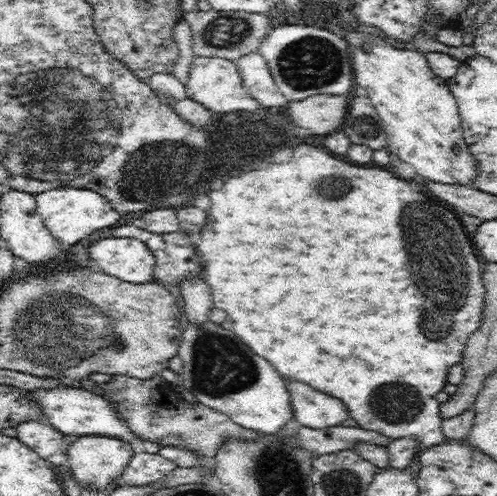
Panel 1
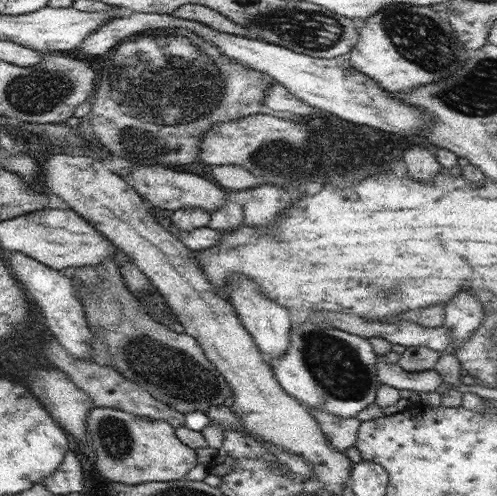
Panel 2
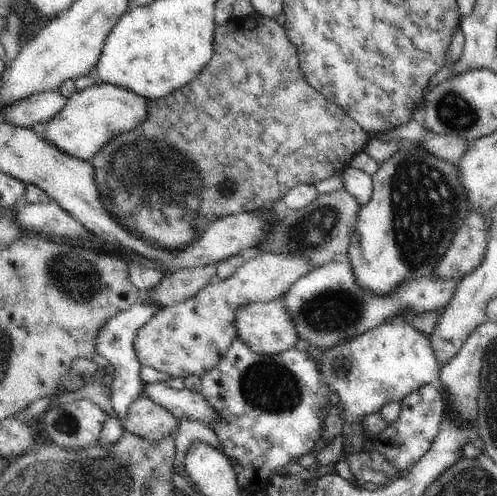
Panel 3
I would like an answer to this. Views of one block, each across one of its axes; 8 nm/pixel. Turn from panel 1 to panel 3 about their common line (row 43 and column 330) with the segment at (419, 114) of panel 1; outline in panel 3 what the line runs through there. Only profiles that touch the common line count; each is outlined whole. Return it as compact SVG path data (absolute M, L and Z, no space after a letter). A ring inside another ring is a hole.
M393 318L373 330L367 330L359 338L349 338L339 342L337 346L325 350L319 374L321 384L331 388L331 394L337 394L341 404L341 420L343 420L343 454L339 458L337 474L345 480L353 480L349 464L345 460L347 454L359 454L363 450L361 444L361 426L359 420L367 414L379 412L379 408L387 402L403 402L403 398L427 384L437 384L439 378L439 362L435 350L431 348L429 336L419 332L411 322Z

